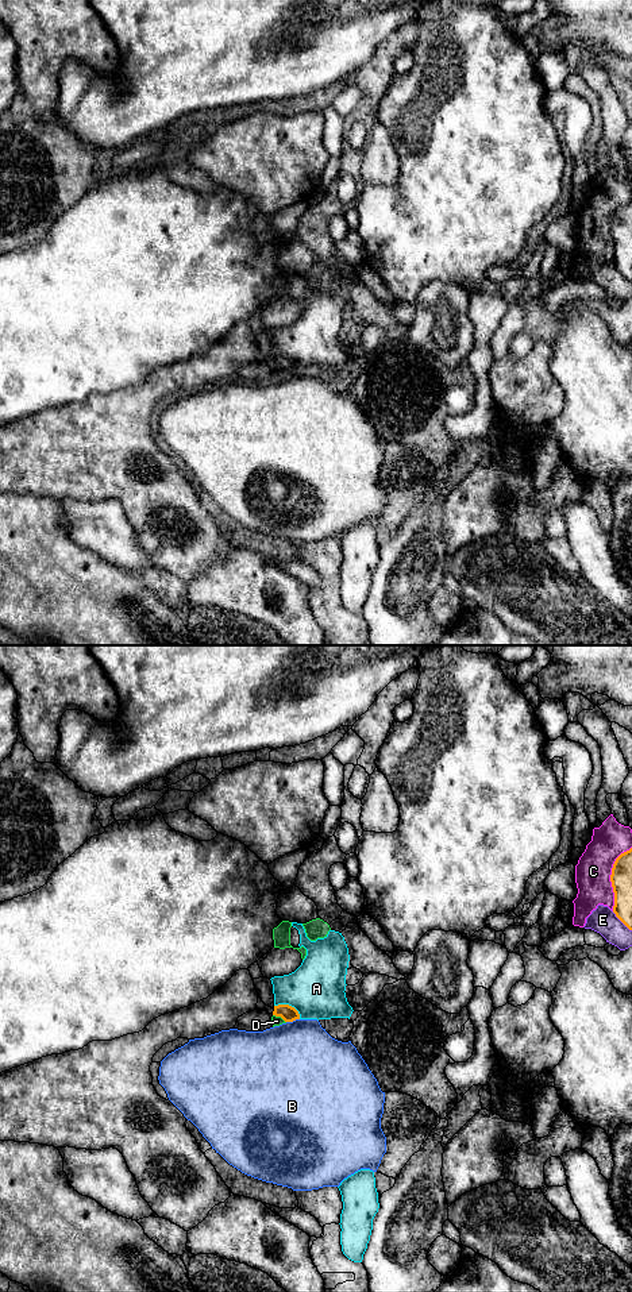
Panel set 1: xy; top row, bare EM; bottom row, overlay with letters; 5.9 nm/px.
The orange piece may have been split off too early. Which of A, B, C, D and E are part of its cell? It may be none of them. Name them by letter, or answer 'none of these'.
none of these

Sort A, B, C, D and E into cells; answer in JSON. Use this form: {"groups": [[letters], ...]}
{"groups": [["A"], ["B"], ["C", "E"], ["D"]]}

